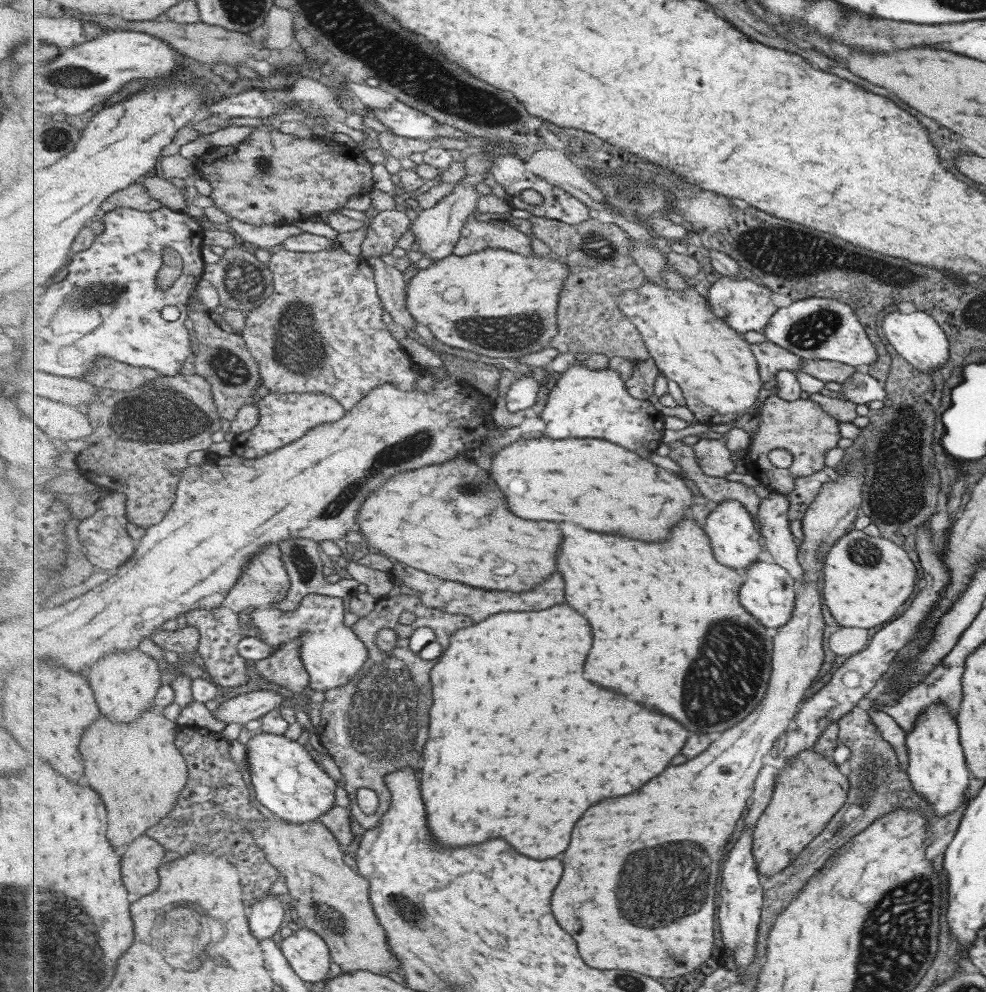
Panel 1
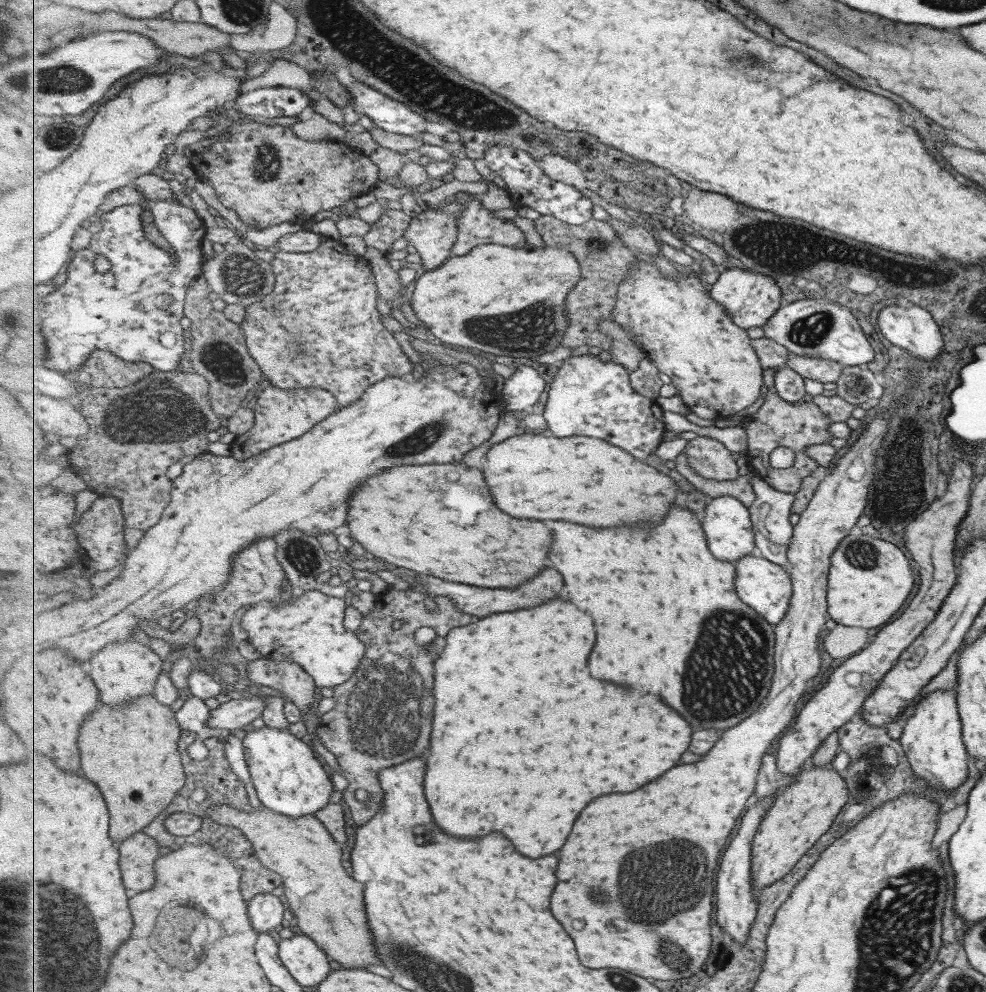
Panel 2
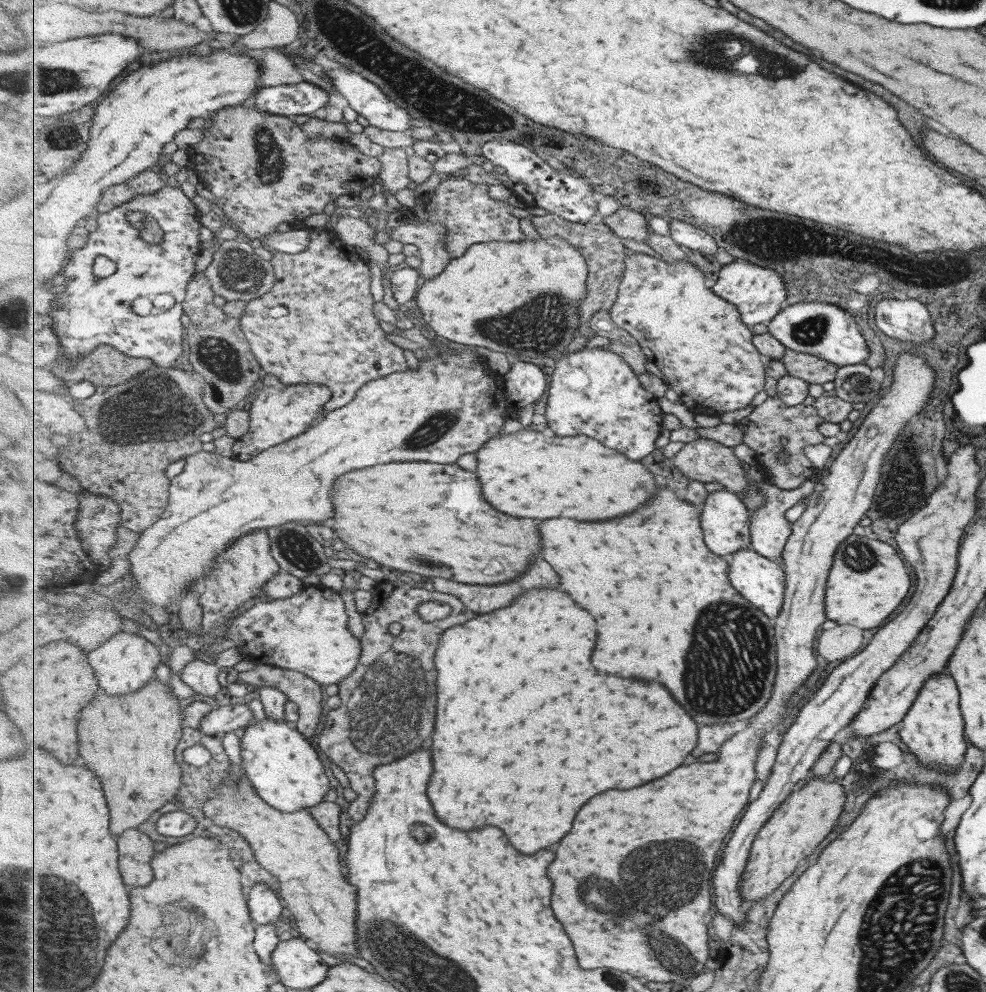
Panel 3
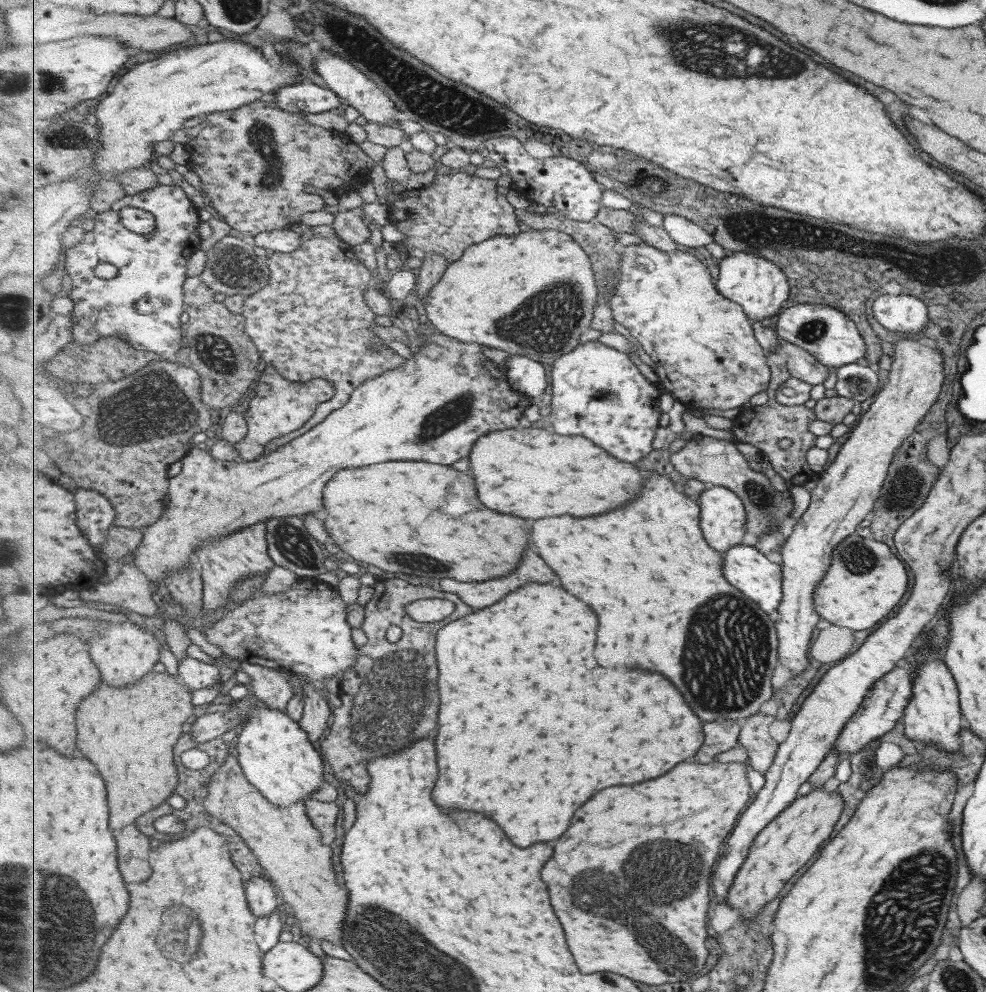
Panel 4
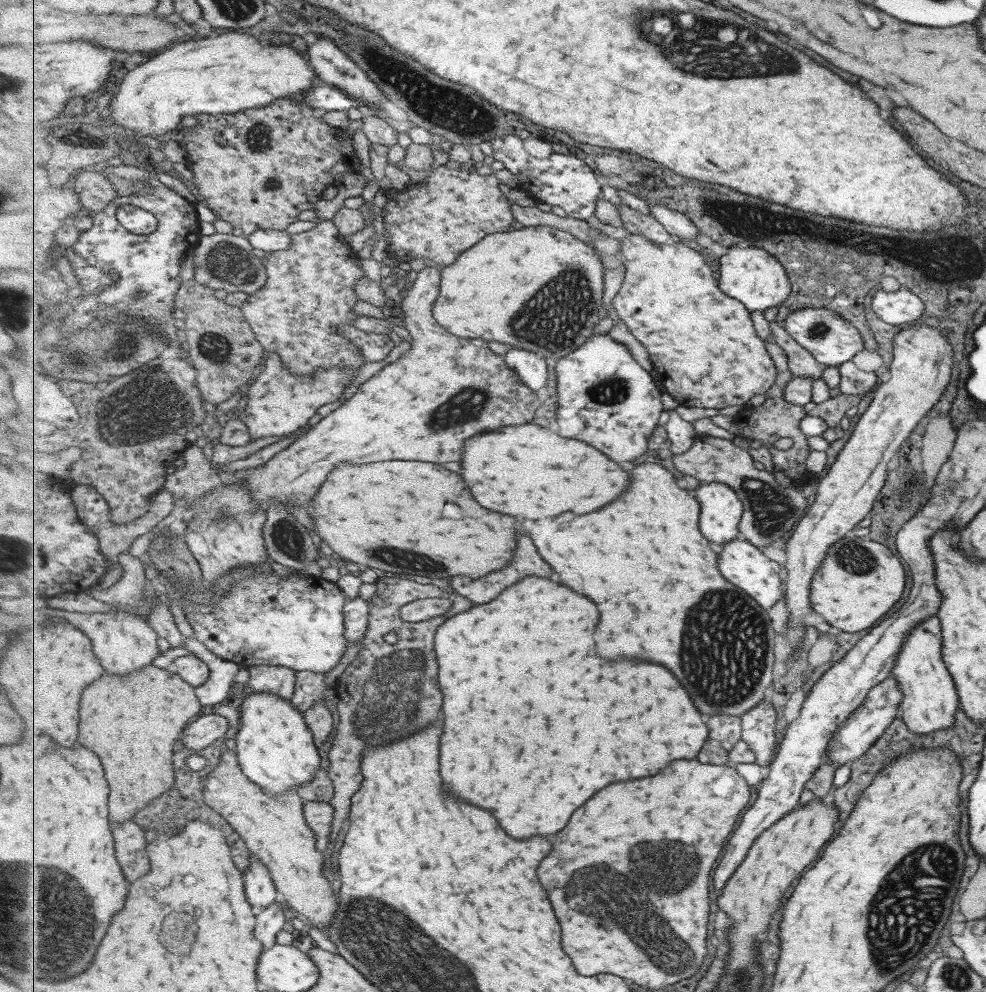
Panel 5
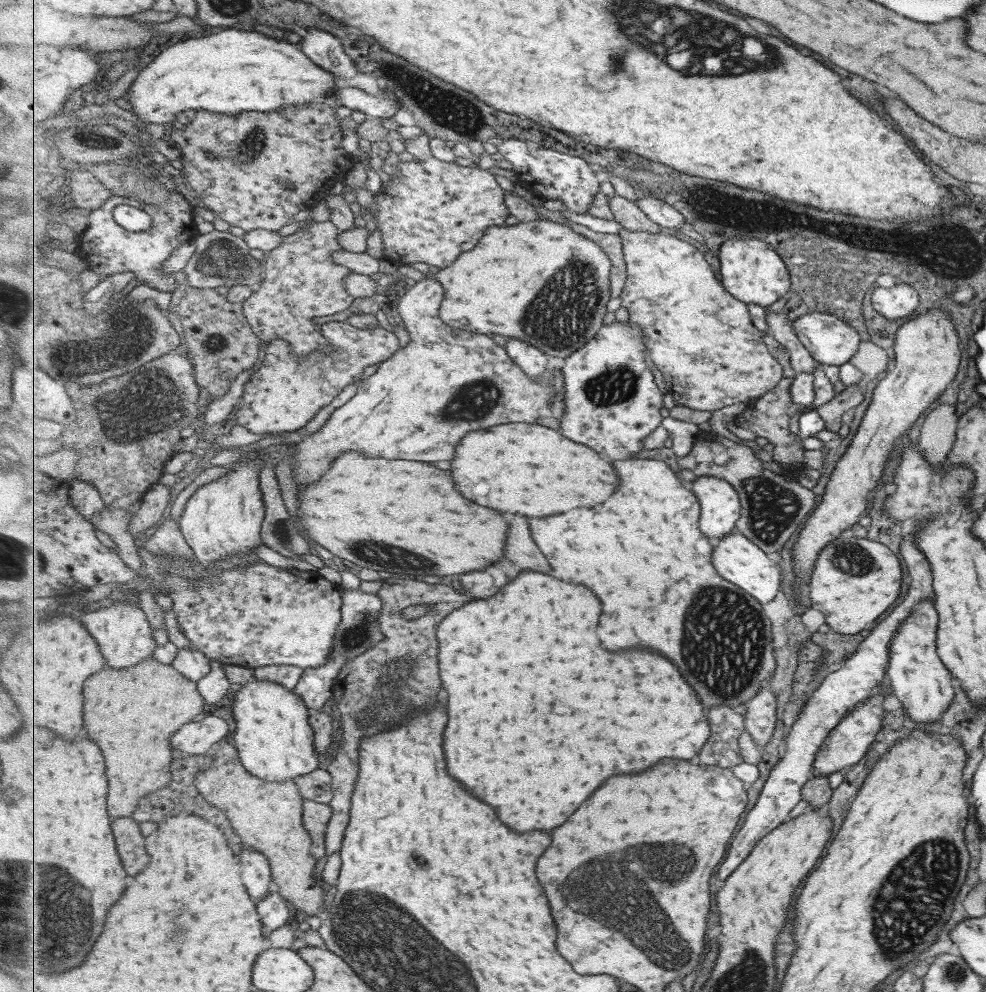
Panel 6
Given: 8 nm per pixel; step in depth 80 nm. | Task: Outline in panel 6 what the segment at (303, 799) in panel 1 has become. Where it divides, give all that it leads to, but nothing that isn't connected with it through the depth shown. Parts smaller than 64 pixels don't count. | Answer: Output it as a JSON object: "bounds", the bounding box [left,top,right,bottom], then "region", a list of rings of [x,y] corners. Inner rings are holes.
{"bounds":[234,678,325,782],"region":[[[253,678],[234,696],[234,744],[243,766],[268,781],[283,782],[297,775],[309,774],[325,765],[314,747],[315,731],[309,724],[309,707],[293,690],[273,681]]]}

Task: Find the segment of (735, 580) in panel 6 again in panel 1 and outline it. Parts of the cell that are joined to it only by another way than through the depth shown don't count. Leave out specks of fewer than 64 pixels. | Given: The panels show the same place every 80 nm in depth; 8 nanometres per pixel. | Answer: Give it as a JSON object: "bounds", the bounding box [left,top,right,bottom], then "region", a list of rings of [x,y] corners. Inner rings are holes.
{"bounds":[740,562,797,632],"region":[[[754,562],[745,573],[743,588],[740,590],[740,600],[744,607],[756,616],[767,628],[775,632],[785,626],[794,610],[794,600],[797,597],[794,577],[783,568],[783,565],[771,562]]]}

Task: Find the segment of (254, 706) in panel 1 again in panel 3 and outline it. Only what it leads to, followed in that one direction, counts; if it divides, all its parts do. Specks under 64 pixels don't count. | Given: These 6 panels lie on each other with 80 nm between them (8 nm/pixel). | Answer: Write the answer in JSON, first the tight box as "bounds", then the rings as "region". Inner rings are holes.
{"bounds":[200,701,255,736],"region":[[[232,701],[229,705],[214,708],[200,722],[200,730],[207,736],[221,736],[237,728],[247,728],[255,716],[248,704]]]}

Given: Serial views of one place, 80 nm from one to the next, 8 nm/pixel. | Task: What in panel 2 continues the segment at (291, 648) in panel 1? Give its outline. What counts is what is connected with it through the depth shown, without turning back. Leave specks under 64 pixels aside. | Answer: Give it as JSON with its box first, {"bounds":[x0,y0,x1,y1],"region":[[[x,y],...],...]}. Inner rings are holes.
{"bounds":[246,658,317,712],"region":[[[261,658],[247,664],[246,676],[257,684],[271,687],[293,701],[302,712],[309,712],[317,701],[314,678],[299,664],[288,660]]]}

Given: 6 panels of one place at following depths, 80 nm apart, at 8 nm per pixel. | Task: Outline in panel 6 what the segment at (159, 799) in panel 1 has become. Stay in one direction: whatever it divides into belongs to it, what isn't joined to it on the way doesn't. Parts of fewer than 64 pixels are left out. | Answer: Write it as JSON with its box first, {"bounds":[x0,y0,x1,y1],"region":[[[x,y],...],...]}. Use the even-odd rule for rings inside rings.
{"bounds":[85,655,206,818],"region":[[[153,655],[136,664],[135,668],[125,670],[105,668],[103,672],[99,672],[99,676],[91,676],[91,680],[87,680],[85,728],[89,738],[95,740],[103,748],[103,754],[107,756],[107,776],[111,780],[111,792],[123,792],[109,796],[109,808],[113,816],[117,818],[131,816],[137,810],[141,798],[171,784],[174,776],[172,773],[174,760],[170,740],[184,724],[198,720],[206,714],[206,703],[202,692],[199,692],[198,683],[187,678],[172,664],[161,664]]]}

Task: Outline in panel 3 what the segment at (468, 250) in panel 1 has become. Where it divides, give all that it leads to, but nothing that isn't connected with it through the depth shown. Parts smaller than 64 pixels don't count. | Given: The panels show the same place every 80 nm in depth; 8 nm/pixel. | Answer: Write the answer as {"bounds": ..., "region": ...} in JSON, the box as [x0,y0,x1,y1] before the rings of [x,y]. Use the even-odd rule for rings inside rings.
{"bounds":[400,173,525,258],"region":[[[460,173],[442,177],[441,183],[429,193],[420,195],[417,204],[407,210],[401,208],[400,215],[407,223],[423,224],[424,222],[438,222],[446,226],[444,243],[451,253],[451,258],[461,258],[467,249],[474,244],[493,241],[520,241],[525,238],[519,219],[511,214],[512,207],[507,201],[494,200],[489,194],[489,185],[473,184]]]}

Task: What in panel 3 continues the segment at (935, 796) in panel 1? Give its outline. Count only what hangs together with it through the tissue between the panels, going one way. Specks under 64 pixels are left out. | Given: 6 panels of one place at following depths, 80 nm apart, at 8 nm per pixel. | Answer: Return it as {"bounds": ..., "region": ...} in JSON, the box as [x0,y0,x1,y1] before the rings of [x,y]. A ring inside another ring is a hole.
{"bounds":[899,670,966,774],"region":[[[945,670],[934,672],[923,681],[899,725],[900,741],[926,769],[941,774],[954,773],[963,760],[966,741],[964,722],[958,709],[958,690],[949,673]]]}

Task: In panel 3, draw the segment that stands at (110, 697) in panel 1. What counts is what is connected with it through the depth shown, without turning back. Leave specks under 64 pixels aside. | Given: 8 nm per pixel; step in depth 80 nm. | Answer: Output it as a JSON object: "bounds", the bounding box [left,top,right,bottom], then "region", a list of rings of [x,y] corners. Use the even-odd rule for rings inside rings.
{"bounds":[91,632,161,694],"region":[[[118,632],[113,640],[101,644],[95,652],[91,652],[91,664],[95,664],[95,672],[99,672],[99,684],[111,694],[129,694],[143,688],[155,678],[155,670],[161,664],[159,647],[147,638],[131,632]]]}

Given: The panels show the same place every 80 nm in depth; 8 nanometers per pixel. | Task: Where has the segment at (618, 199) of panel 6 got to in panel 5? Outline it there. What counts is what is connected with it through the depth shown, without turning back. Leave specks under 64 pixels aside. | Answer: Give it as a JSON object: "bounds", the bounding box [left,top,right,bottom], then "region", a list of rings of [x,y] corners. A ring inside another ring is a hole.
{"bounds":[618,204,677,243],"region":[[[627,204],[618,206],[624,228],[633,234],[649,237],[655,243],[673,243],[677,238],[673,236],[655,217],[651,214],[643,214],[634,210]]]}

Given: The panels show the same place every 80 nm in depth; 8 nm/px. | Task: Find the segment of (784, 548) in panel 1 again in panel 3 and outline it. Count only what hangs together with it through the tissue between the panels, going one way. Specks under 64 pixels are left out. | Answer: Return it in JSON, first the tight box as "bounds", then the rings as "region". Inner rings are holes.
{"bounds":[751,475,818,562],"region":[[[812,475],[809,479],[803,480],[803,482],[793,490],[779,488],[777,485],[773,485],[773,483],[767,483],[767,480],[759,481],[759,483],[756,484],[756,486],[760,488],[760,491],[766,496],[766,505],[754,510],[751,516],[753,549],[771,560],[783,562],[782,554],[791,536],[791,523],[785,518],[785,512],[802,497],[809,496],[817,481],[818,479],[815,479],[814,475]]]}

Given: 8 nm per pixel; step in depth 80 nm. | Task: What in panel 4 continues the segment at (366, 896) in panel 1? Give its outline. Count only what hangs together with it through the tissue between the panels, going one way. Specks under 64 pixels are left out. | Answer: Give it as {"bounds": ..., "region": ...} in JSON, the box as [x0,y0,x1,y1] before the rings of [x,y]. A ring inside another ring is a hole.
{"bounds":[203,756,349,944],"region":[[[230,756],[211,779],[211,796],[203,809],[228,827],[235,828],[251,845],[258,862],[277,886],[282,904],[299,920],[308,937],[341,944],[347,930],[349,889],[337,884],[333,868],[333,848],[323,844],[323,833],[315,827],[306,810],[305,801],[291,808],[277,806],[246,777],[238,757]]]}

